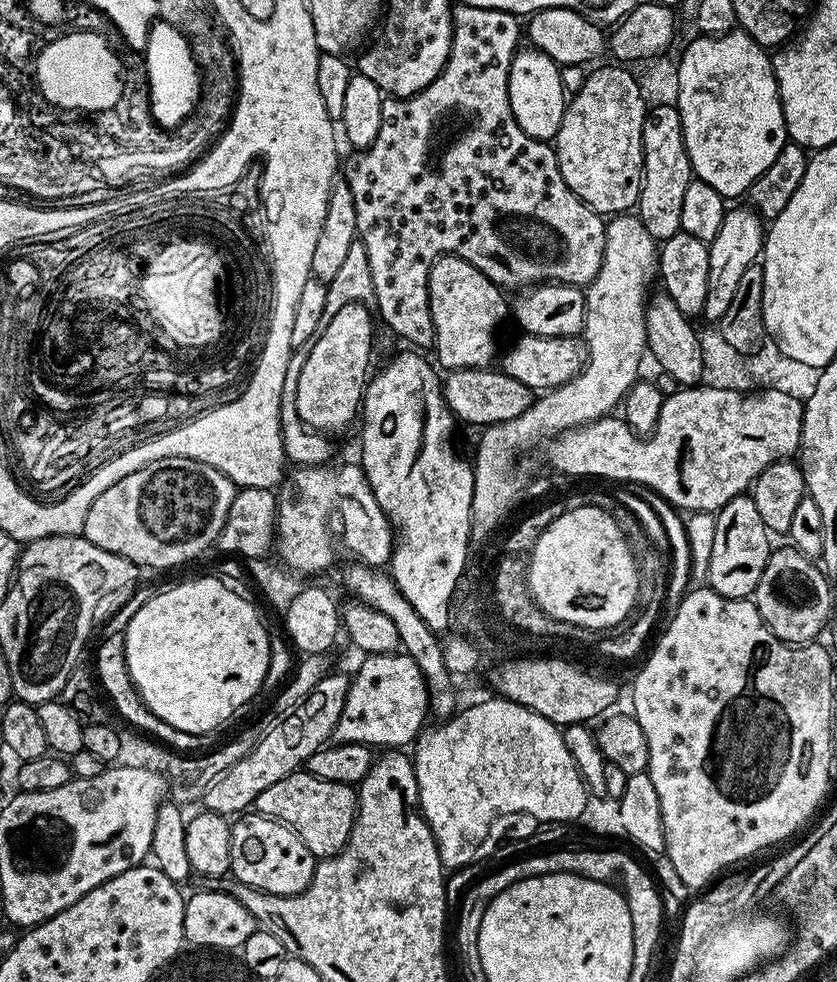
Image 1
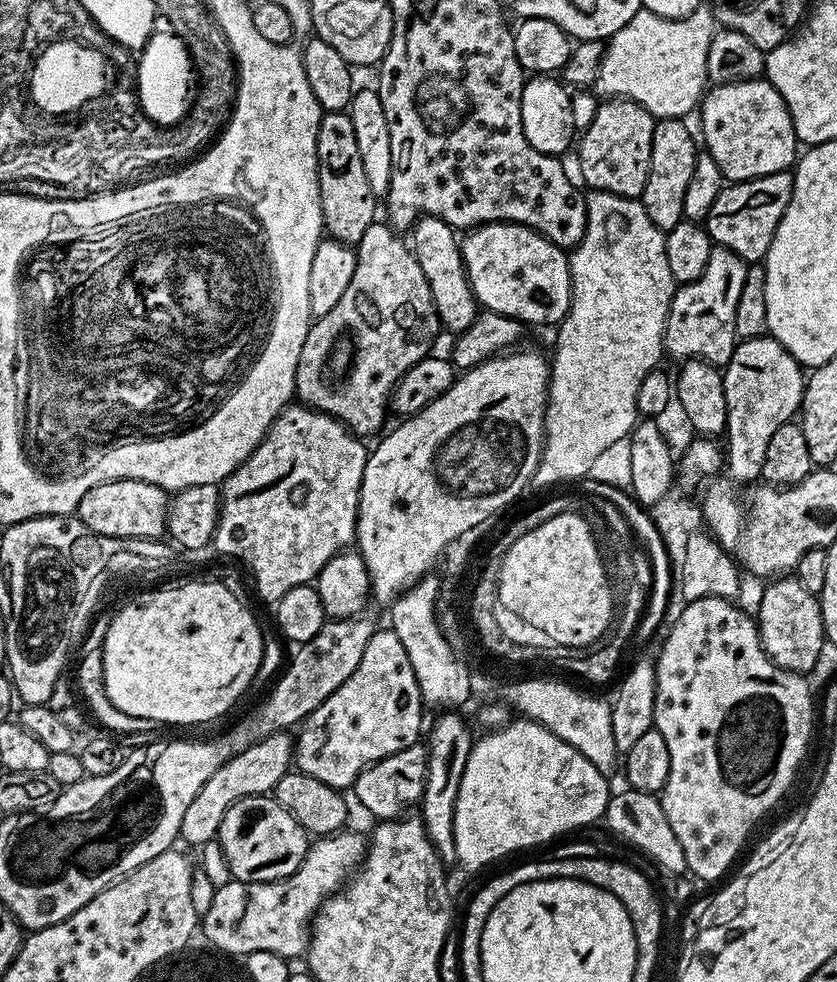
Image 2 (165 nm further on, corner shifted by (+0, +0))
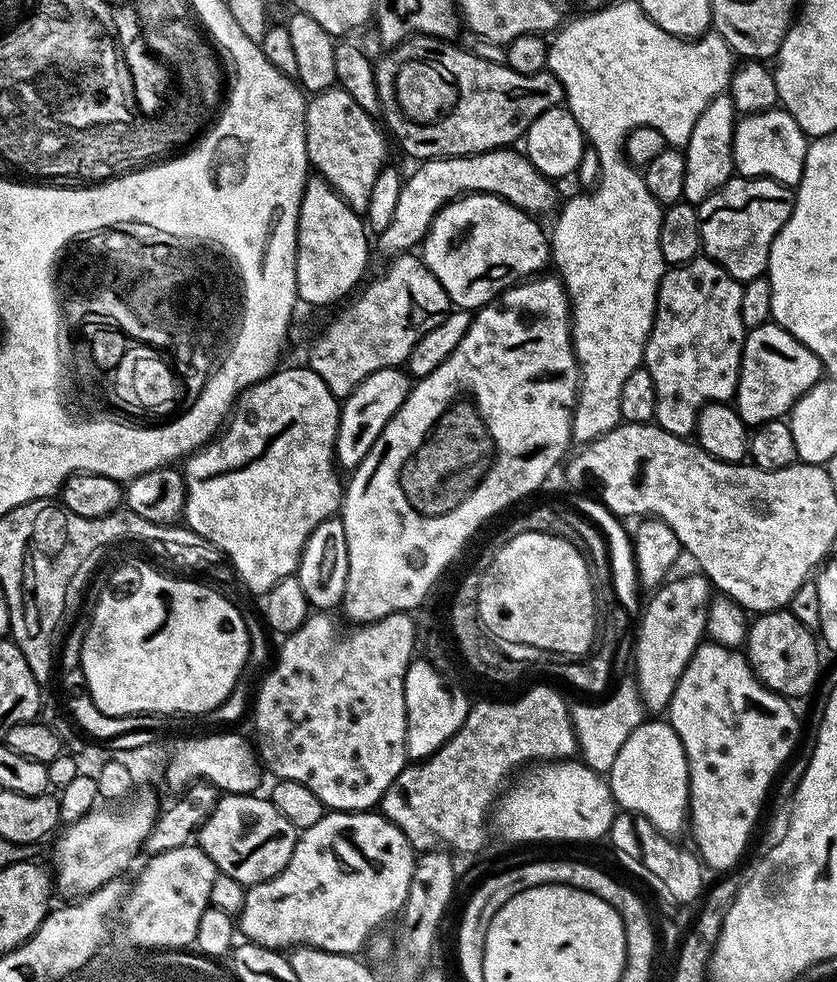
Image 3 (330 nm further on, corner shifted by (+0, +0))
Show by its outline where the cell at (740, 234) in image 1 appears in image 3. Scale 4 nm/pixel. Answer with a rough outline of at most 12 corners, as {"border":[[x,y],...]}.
{"border":[[665,271],[642,365],[654,422],[691,437],[735,397],[741,281]]}

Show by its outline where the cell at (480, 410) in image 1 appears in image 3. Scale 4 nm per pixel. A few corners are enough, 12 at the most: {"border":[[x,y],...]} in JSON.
{"border":[[405,369],[370,374],[343,399],[337,465],[353,471],[409,396]]}

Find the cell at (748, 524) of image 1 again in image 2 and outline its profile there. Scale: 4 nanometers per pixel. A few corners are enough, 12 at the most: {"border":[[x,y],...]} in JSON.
{"border":[[771,335],[723,365],[727,479],[761,479],[806,372]]}

